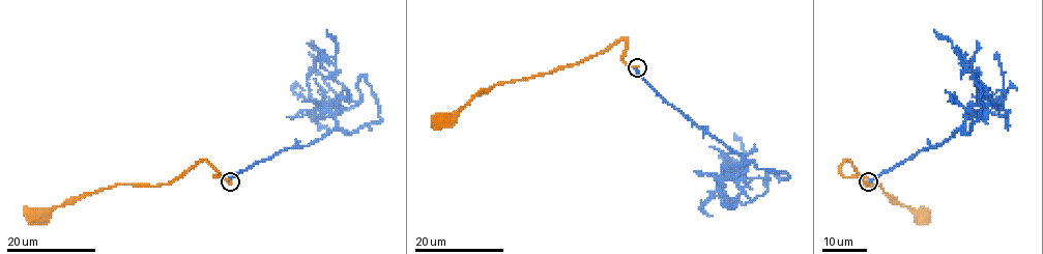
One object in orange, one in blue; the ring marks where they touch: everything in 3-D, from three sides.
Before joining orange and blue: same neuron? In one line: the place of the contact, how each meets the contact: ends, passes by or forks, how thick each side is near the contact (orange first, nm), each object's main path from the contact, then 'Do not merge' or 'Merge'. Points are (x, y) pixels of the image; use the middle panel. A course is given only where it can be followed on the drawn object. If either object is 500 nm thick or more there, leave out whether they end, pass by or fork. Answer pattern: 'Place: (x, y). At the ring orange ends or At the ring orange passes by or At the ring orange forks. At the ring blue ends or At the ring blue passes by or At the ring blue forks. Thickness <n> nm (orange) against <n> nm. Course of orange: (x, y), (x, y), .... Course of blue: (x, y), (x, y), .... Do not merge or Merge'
Place: (637, 67). At the ring orange ends. At the ring blue ends. Thickness 320 nm (orange) against 240 nm. Course of orange: (637, 66), (624, 60), (626, 39), (618, 39), (575, 64), (493, 85), (450, 113), (433, 130). Course of blue: (637, 66), (667, 103), (786, 179), (772, 172), (766, 186), (770, 177), (742, 176), (734, 133). Do not merge

